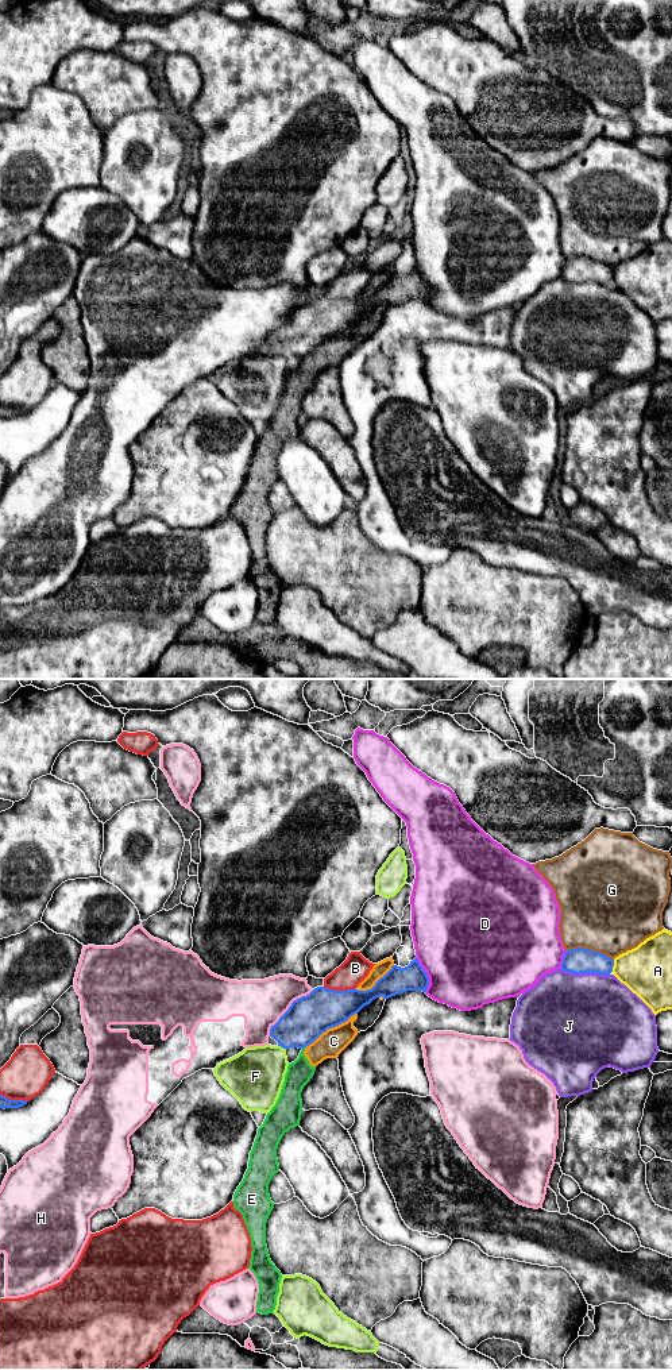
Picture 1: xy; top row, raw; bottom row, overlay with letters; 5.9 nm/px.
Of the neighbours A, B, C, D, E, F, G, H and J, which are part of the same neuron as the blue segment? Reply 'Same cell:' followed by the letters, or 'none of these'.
Same cell: none of these

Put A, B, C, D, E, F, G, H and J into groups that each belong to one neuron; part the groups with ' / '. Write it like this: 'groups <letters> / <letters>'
groups A / B / C E / D / F / G / H / J

